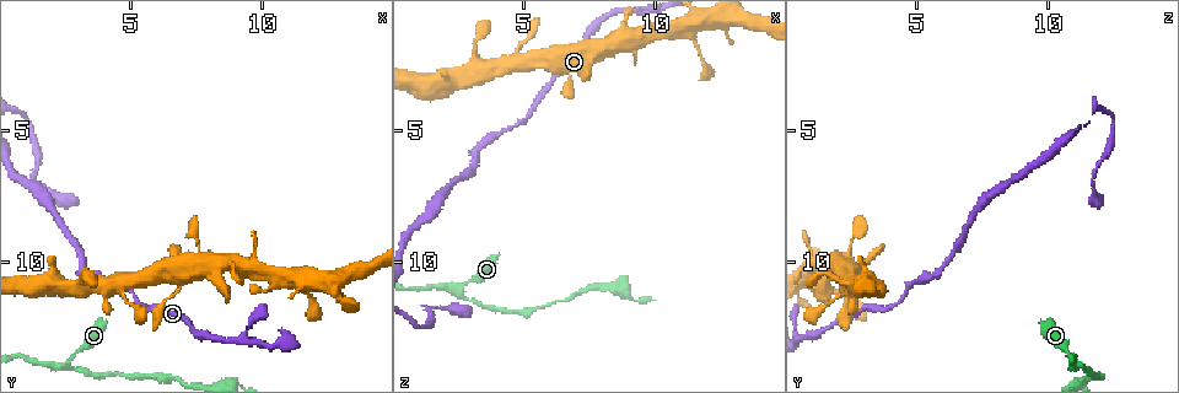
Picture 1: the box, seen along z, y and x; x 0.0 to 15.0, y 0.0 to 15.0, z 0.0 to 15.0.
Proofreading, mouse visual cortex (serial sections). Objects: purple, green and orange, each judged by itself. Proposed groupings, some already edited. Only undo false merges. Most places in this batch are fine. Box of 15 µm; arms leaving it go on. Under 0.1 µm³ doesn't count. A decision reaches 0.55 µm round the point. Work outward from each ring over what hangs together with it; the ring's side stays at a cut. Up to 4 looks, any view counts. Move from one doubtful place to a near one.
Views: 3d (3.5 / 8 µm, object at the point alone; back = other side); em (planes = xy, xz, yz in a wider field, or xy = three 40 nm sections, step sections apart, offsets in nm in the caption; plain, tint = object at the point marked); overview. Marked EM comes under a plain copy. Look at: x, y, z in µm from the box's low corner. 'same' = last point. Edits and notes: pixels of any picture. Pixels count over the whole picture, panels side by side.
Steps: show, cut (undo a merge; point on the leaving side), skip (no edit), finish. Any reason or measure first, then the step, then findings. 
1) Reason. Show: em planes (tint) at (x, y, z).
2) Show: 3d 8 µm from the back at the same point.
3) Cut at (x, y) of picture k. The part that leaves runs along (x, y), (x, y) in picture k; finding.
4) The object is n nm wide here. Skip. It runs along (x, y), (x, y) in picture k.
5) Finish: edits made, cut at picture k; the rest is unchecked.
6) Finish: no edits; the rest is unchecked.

Three arms meet. Show: 3d 3.5 µm at (4.6, 11.2, 2.2).

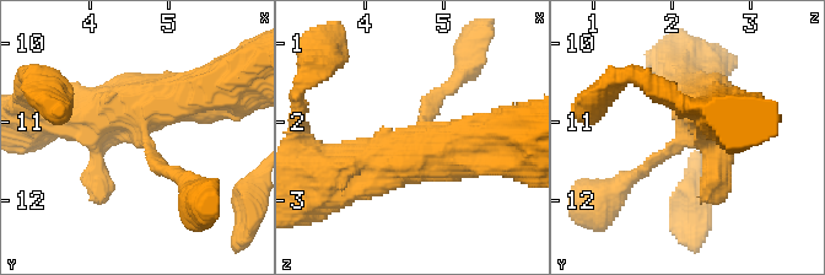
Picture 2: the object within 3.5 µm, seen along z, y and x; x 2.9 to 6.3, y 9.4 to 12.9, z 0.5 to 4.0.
Show: em xy step 3 (tint) at (4.60, 11.15, 2.25).

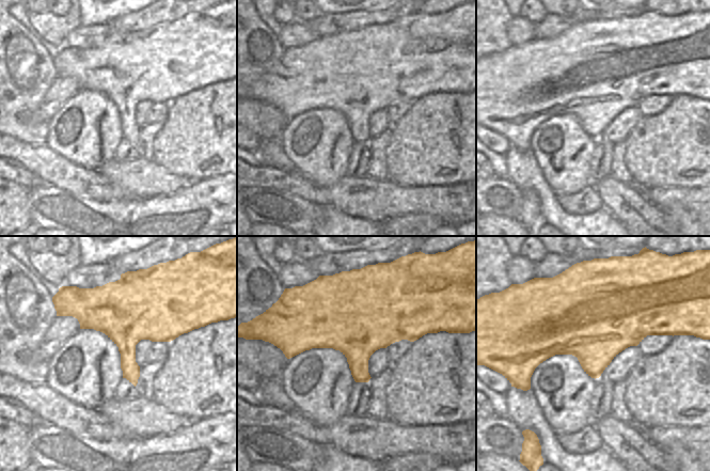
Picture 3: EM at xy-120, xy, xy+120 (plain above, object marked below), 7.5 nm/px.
Another direction. Show: em xy step 1 (tint) at the same point.

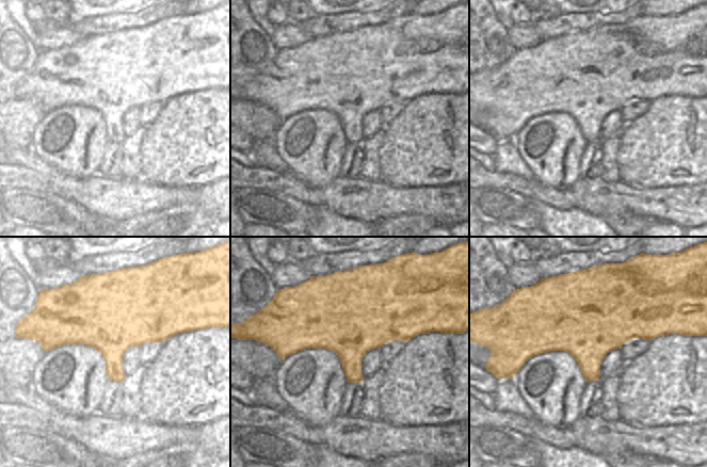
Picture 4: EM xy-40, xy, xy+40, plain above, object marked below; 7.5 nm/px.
Skip. It runs along (486, 141), (388, 157), (332, 177) in picture 2; one cell here.

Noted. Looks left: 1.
Sharp bend. Show: 3d 3.5 µm at (1.4, 7.0, 11.7).

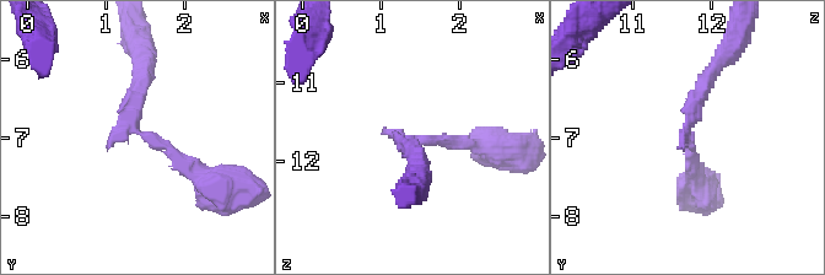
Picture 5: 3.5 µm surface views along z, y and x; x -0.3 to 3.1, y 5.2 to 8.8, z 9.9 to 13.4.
Cut at (453, 139) of picture 5. The part that leaves runs along (421, 140), (462, 140), (523, 150) in picture 5; a second cell is stuck on.

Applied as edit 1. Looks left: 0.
Finish: edits made, cut at picture 5; the rest is unchecked.

